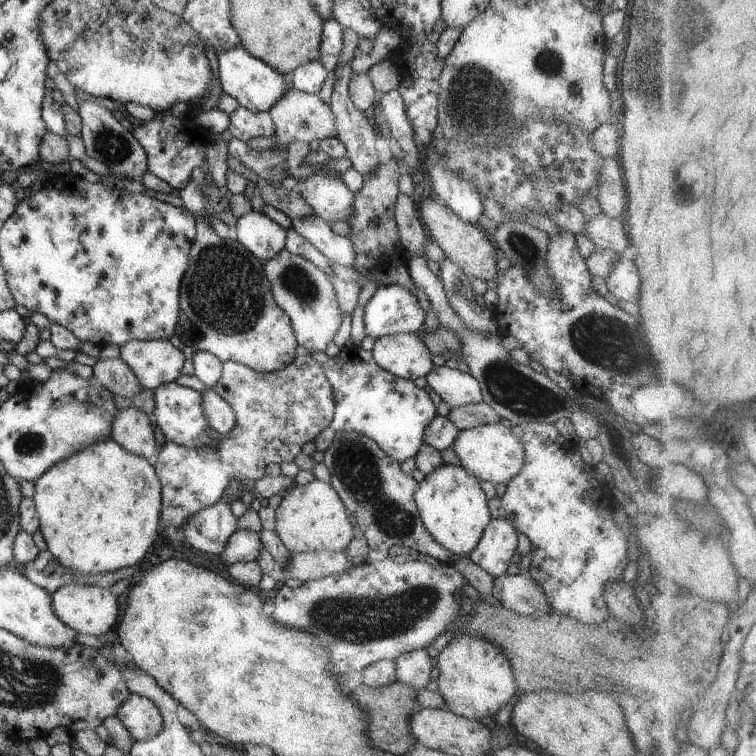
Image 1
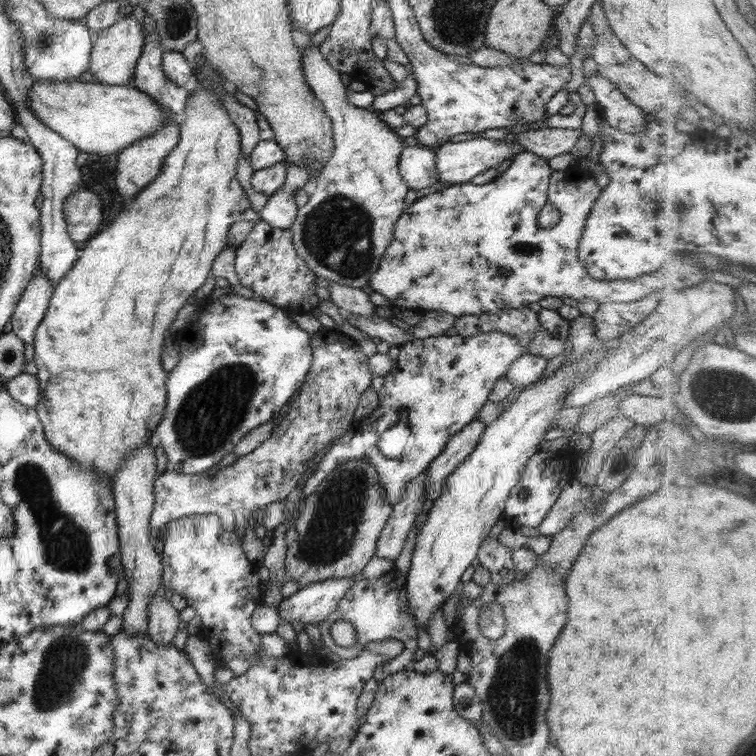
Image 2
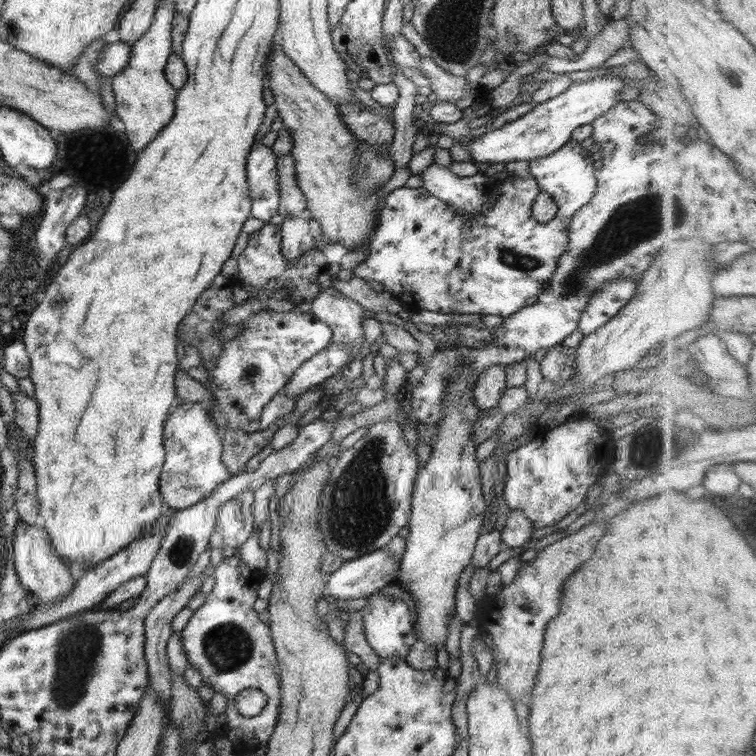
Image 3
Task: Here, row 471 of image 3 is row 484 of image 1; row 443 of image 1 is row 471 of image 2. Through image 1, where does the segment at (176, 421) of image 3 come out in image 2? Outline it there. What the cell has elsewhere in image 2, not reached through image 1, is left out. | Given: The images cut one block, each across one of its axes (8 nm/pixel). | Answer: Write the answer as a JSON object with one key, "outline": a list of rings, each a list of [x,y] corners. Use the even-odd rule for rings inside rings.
{"outline":[[[321,326],[310,334],[310,346],[312,364],[300,391],[295,393],[280,422],[273,420],[271,435],[250,454],[236,459],[212,477],[208,472],[178,474],[167,469],[158,474],[154,483],[155,505],[150,515],[152,543],[164,538],[164,528],[171,520],[190,515],[218,515],[223,526],[234,532],[251,528],[256,510],[284,501],[300,486],[310,460],[350,430],[360,396],[375,377],[369,369],[369,356],[362,352],[357,341],[338,328]]]}

